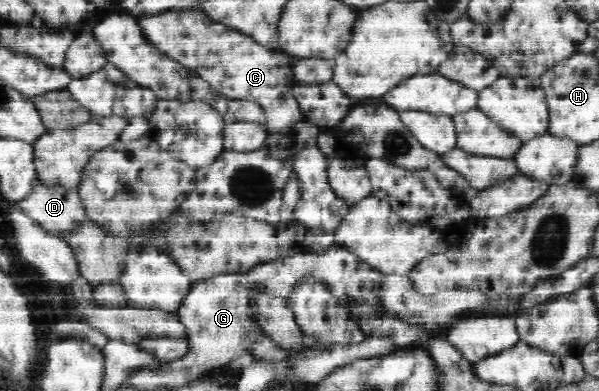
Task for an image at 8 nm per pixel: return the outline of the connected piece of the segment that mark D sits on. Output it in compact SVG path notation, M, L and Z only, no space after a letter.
M38 180L32 187L24 201L20 201L20 207L26 209L28 216L38 222L44 229L50 230L60 238L64 238L69 230L73 230L87 219L86 206L83 205L79 190L75 186L64 186L62 184L44 184Z

